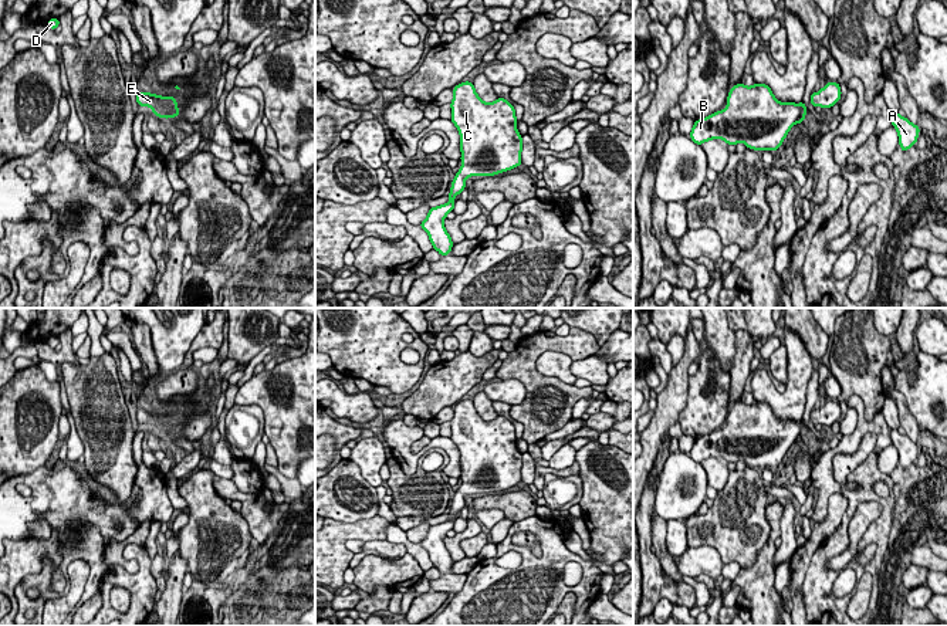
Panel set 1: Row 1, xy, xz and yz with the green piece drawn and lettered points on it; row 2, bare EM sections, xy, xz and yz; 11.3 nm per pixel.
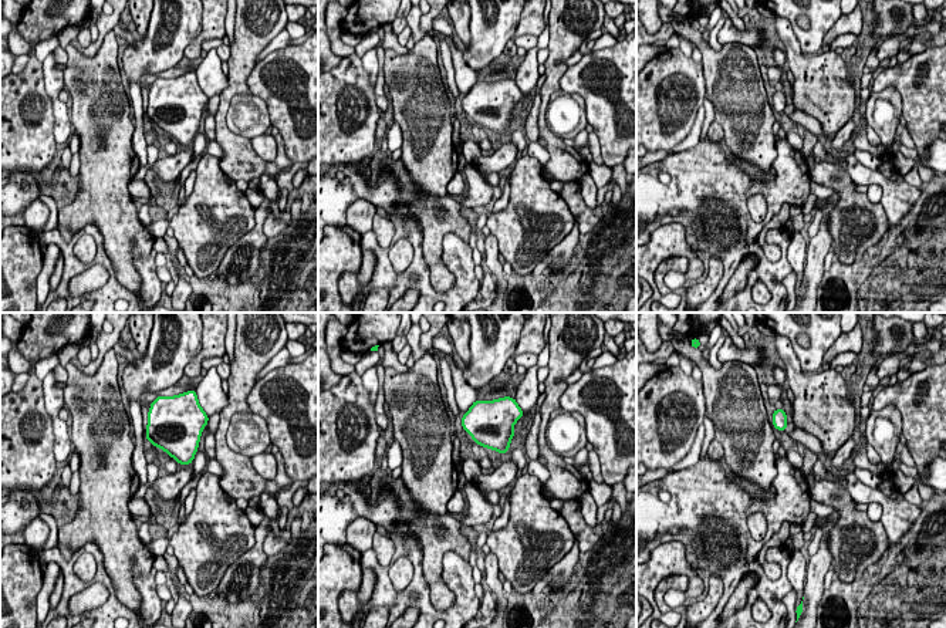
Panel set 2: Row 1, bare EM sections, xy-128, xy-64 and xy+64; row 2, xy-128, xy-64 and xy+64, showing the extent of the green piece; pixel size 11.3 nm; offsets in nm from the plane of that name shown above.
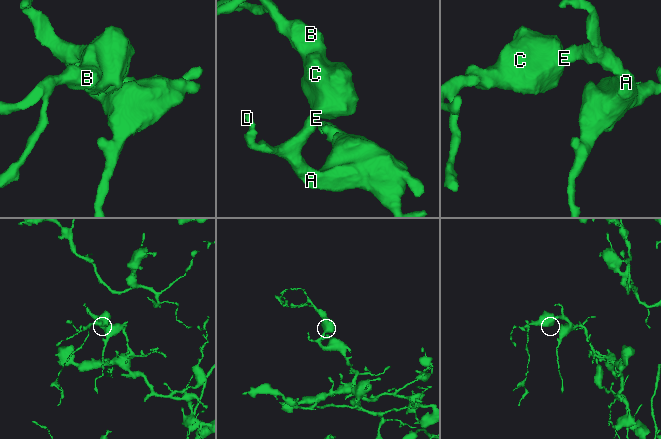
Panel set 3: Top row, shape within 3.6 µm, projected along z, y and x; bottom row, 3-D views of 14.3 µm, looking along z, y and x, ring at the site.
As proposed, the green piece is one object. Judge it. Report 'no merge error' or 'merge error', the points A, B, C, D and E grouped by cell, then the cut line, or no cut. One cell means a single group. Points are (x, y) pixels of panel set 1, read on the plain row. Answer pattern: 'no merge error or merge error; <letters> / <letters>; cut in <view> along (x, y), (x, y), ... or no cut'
no merge error; A B C D E; no cut

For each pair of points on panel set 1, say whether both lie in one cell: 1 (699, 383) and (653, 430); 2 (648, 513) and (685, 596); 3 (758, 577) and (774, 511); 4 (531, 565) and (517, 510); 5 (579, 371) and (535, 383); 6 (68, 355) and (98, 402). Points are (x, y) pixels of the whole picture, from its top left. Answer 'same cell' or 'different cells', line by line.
1: different cells
2: same cell
3: same cell
4: different cells
5: different cells
6: different cells

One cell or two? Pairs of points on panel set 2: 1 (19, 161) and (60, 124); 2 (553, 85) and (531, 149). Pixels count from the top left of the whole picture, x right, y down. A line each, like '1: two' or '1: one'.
1: two
2: two

